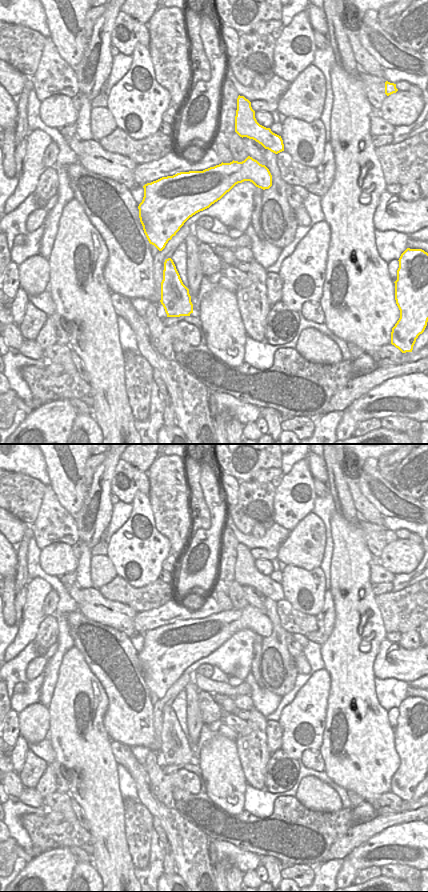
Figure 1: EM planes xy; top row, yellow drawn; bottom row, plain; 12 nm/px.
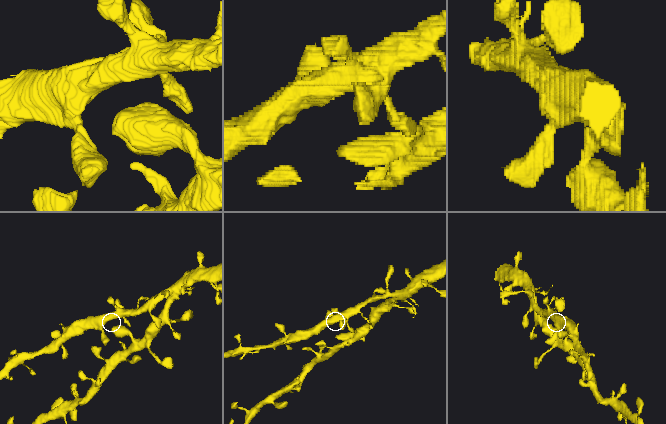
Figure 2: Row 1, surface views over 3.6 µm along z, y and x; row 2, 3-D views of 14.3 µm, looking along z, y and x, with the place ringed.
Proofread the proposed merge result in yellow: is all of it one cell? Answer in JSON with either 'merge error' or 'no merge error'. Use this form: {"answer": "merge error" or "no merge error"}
{"answer": "no merge error"}

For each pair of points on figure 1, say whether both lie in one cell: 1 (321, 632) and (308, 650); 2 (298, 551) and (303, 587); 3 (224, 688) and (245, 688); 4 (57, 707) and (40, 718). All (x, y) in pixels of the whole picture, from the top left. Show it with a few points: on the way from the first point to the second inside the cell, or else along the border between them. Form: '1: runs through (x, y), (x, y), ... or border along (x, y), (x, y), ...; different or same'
1: border along (308, 639), (321, 645); different
2: border along (286, 565), (295, 565), (306, 570), (319, 567); different
3: runs through (229, 690), (240, 689); same
4: border along (46, 708), (48, 713), (48, 736); different

